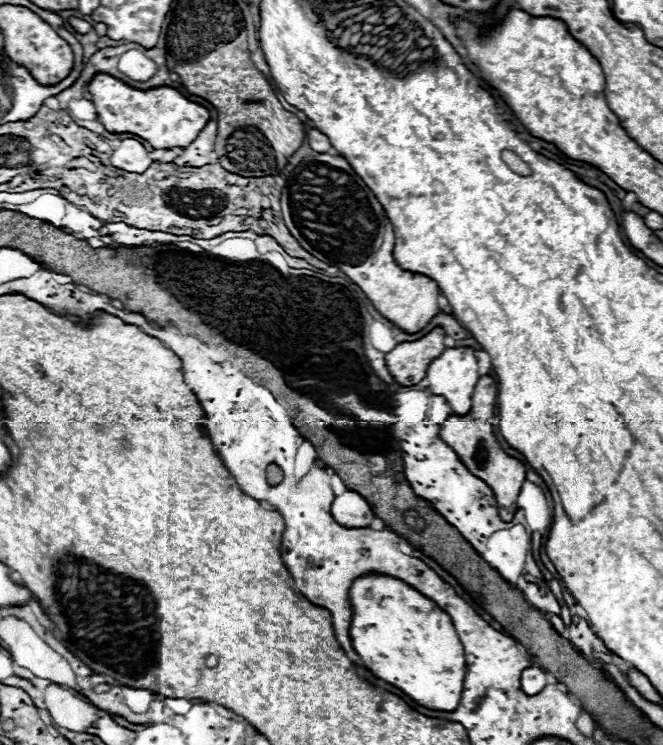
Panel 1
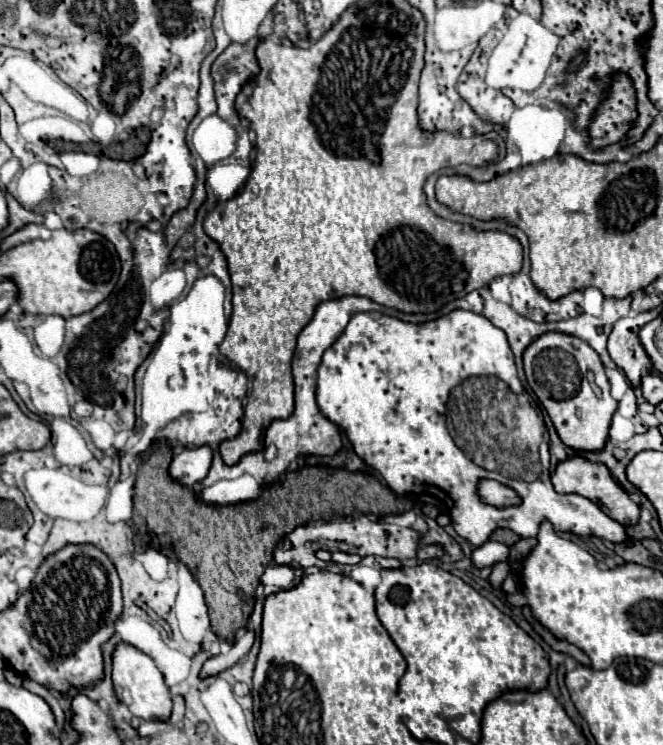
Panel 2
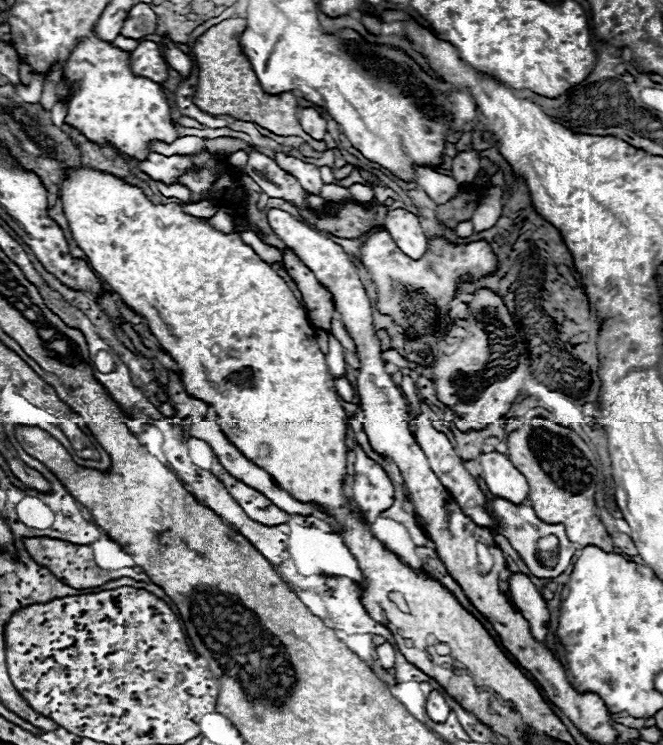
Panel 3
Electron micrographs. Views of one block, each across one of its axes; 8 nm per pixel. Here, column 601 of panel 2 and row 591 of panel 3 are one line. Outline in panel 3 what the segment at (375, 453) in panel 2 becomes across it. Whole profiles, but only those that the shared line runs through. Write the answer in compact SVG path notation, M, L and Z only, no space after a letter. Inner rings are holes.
M516 572L510 576L508 588L510 588L512 604L528 620L532 636L538 642L544 642L544 638L548 634L548 618L550 618L546 600L540 596L536 586L530 582L530 578L522 572Z

